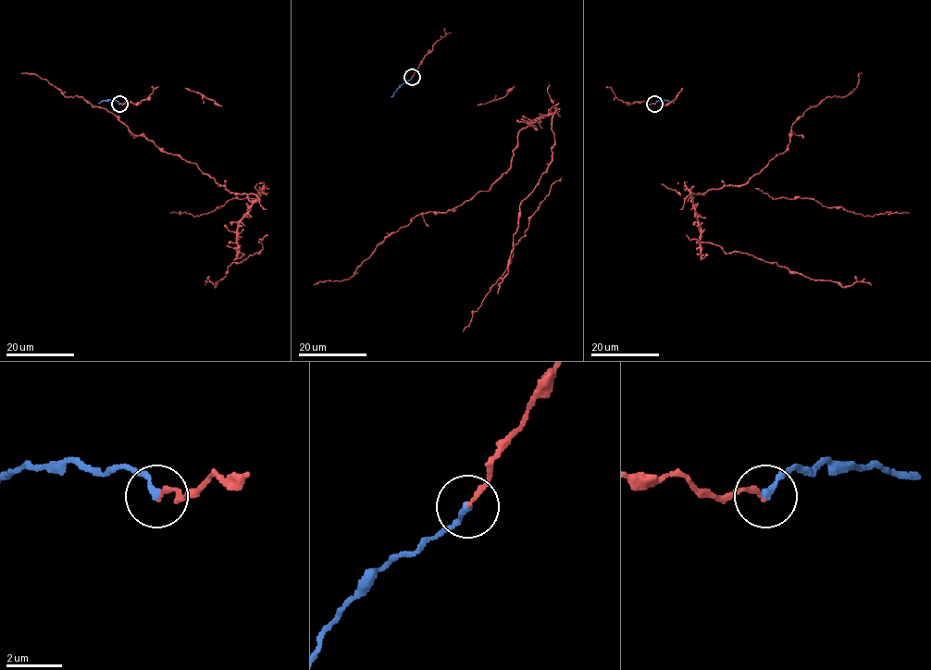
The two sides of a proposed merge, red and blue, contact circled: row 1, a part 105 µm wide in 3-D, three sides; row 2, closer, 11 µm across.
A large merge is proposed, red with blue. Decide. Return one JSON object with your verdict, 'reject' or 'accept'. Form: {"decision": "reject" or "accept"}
{"decision": "accept"}

